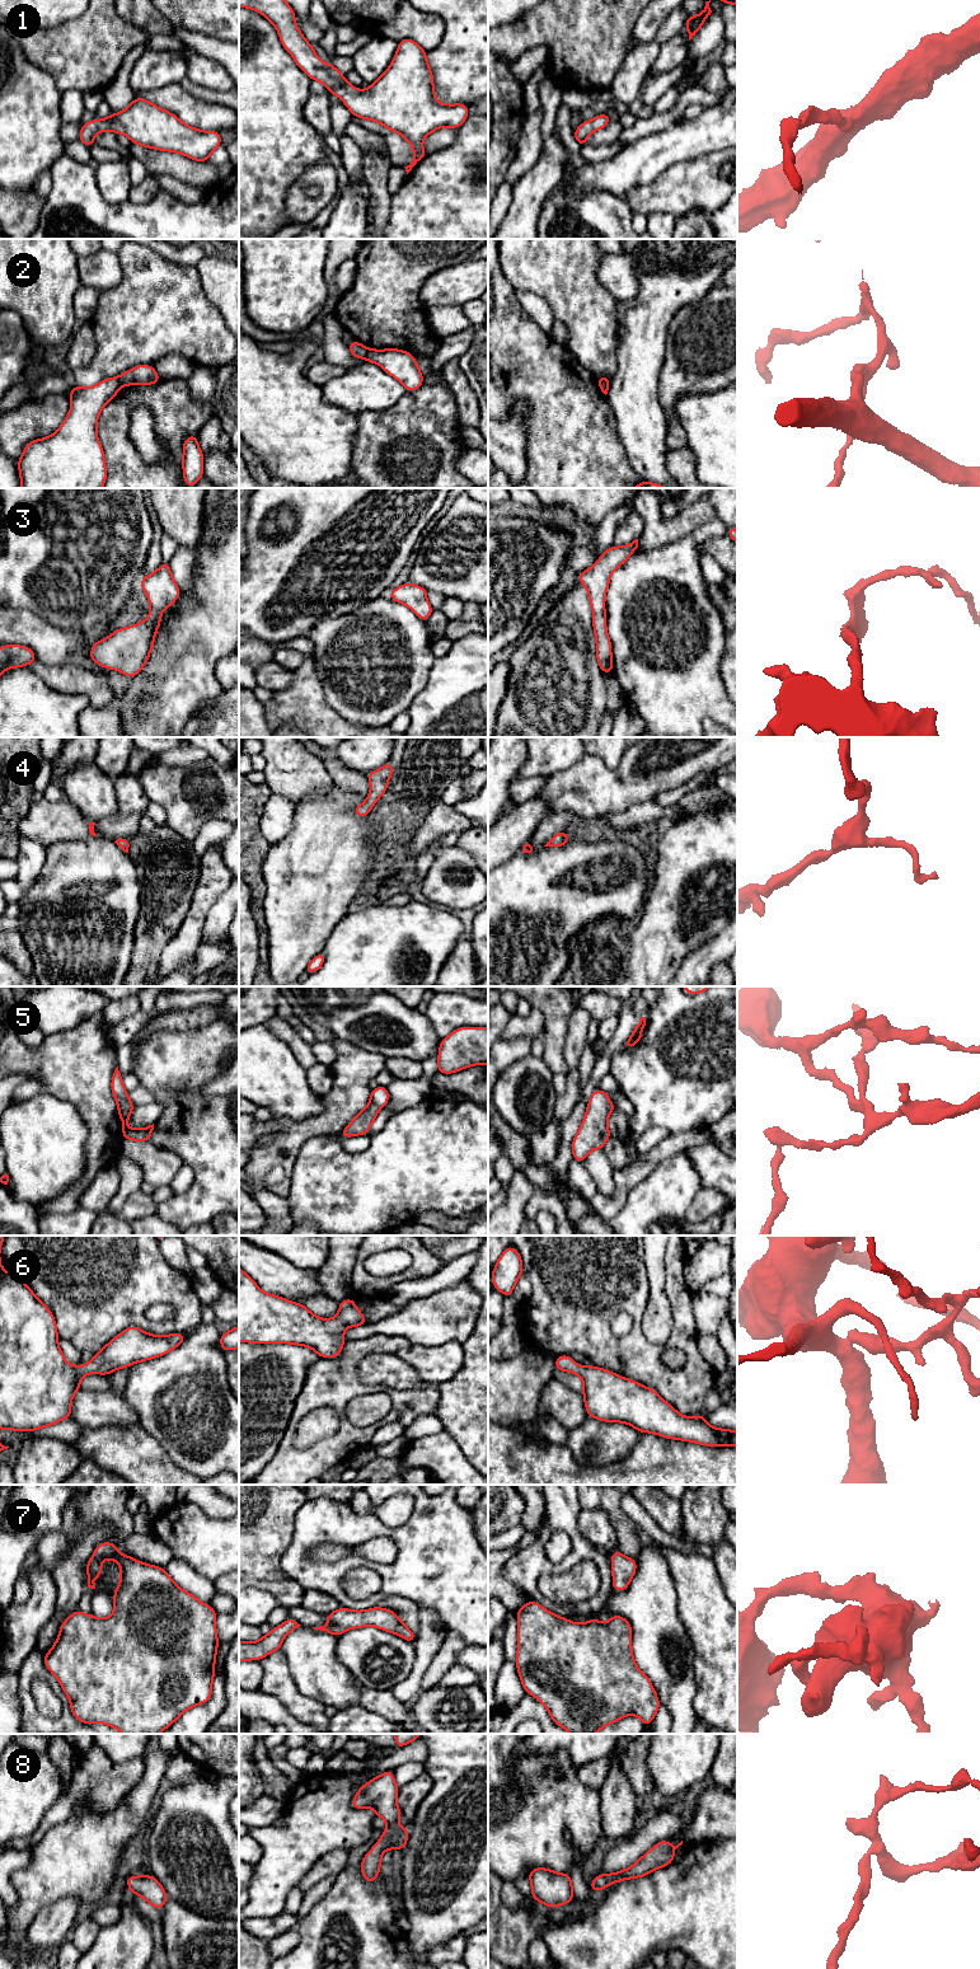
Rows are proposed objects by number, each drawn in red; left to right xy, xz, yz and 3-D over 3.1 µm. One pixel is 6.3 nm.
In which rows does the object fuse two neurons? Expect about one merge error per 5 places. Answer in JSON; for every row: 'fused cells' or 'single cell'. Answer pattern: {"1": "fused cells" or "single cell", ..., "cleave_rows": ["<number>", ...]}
{"1": "single cell", "2": "fused cells", "3": "single cell", "4": "single cell", "5": "fused cells", "6": "single cell", "7": "single cell", "8": "single cell", "cleave_rows": ["2", "5"]}

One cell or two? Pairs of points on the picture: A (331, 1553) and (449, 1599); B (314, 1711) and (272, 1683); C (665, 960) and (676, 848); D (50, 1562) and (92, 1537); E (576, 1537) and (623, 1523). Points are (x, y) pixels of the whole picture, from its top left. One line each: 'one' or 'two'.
A: two
B: one
C: one
D: two
E: two

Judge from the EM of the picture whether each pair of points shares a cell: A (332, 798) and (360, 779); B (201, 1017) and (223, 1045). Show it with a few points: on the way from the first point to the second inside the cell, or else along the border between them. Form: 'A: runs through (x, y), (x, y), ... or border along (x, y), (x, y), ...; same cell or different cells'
A: border along (333, 783), (341, 788), (360, 793), (365, 798); different cells
B: border along (219, 1016), (202, 1026), (178, 1032); different cells

